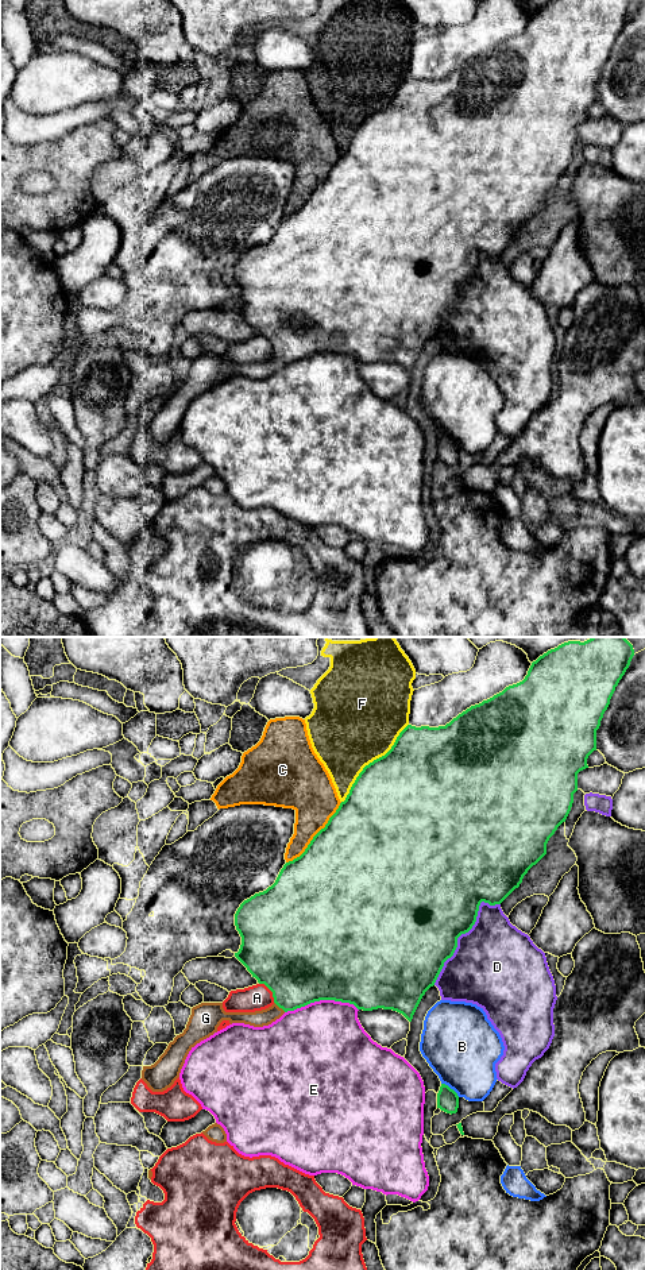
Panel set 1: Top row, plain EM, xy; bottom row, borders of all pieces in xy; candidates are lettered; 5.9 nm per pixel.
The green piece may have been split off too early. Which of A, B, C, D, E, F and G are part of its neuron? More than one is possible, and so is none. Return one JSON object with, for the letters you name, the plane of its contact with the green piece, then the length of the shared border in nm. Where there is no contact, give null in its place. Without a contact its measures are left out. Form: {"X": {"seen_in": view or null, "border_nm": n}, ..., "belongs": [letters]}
{"G": {"seen_in": "xy", "border_nm": 90}, "belongs": ["G"]}

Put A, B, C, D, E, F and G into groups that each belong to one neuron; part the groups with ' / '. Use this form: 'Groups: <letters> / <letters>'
Groups: A / B / C / D / E / F / G

